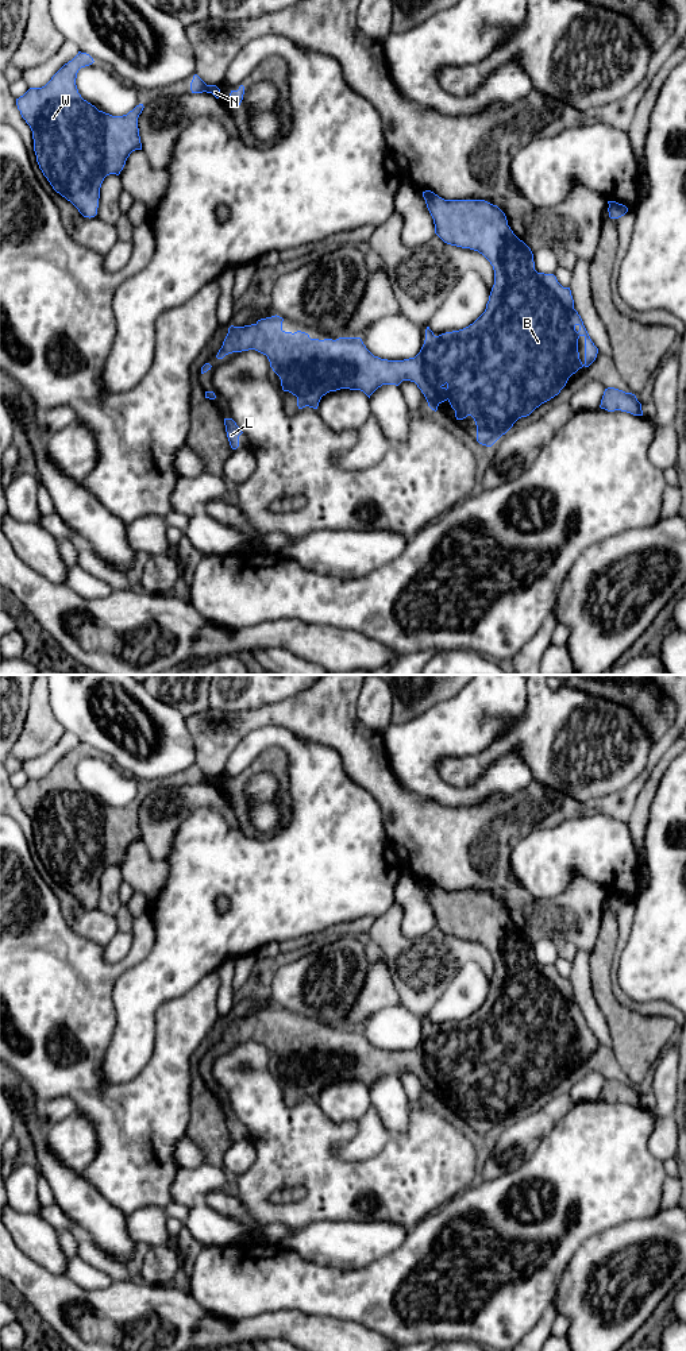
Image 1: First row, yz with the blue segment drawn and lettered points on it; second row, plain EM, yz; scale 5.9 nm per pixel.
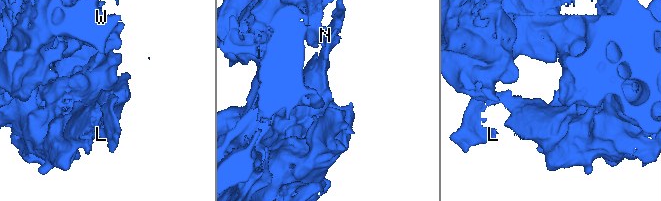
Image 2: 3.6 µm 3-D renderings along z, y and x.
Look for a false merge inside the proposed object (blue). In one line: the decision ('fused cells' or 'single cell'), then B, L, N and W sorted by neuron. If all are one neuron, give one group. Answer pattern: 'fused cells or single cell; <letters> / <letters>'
single cell; B L N W

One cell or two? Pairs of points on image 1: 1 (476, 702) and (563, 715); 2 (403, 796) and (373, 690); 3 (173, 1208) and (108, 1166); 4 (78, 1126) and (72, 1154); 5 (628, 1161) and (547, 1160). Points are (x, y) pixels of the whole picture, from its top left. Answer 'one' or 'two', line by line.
1: two
2: two
3: two
4: one
5: one

